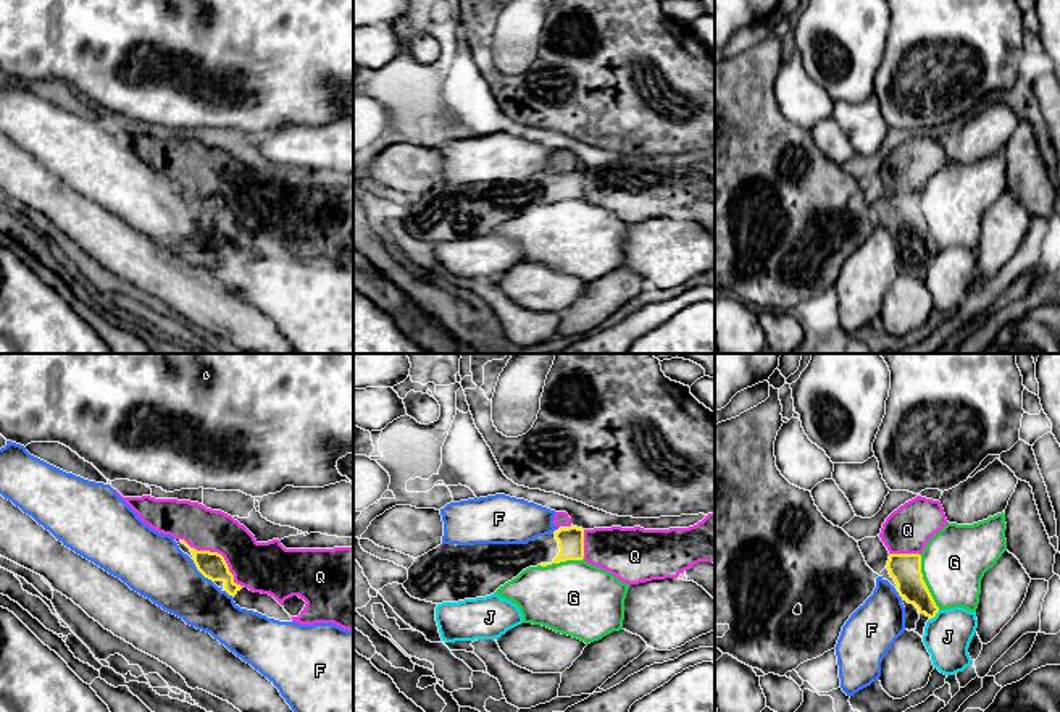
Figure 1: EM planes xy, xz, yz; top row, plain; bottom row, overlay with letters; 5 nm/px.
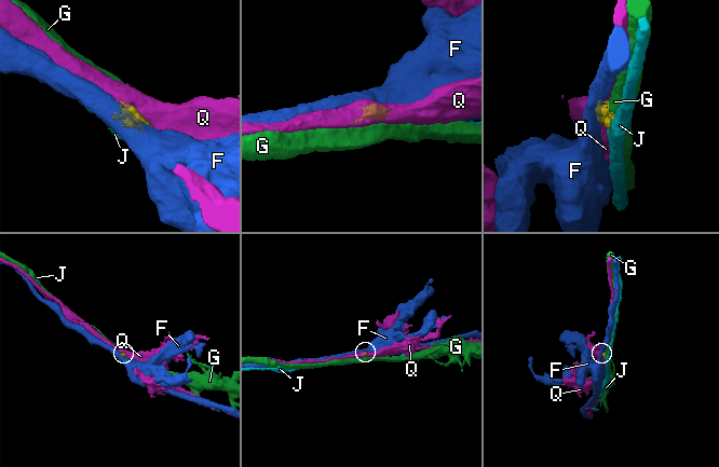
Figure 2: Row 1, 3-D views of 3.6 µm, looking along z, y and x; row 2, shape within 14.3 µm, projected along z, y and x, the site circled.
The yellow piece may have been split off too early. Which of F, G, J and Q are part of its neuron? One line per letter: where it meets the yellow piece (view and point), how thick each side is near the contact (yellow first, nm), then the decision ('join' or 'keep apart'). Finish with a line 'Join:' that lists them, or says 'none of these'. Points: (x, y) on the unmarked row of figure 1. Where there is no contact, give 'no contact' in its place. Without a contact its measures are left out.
F: meets yellow in xy at (200, 210); 140 nm thick on the yellow side, 320 nm on the other; keep apart
G: meets yellow in yz at (923, 220); 160 nm thick on the yellow side, 320 nm on the other; keep apart
J: meets yellow in yz at (934, 254); 140 nm thick on the yellow side, 240 nm on the other; keep apart
Q: meets yellow in xy at (217, 191); 140 nm thick on the yellow side, 260 nm on the other; keep apart
Join: none of these

